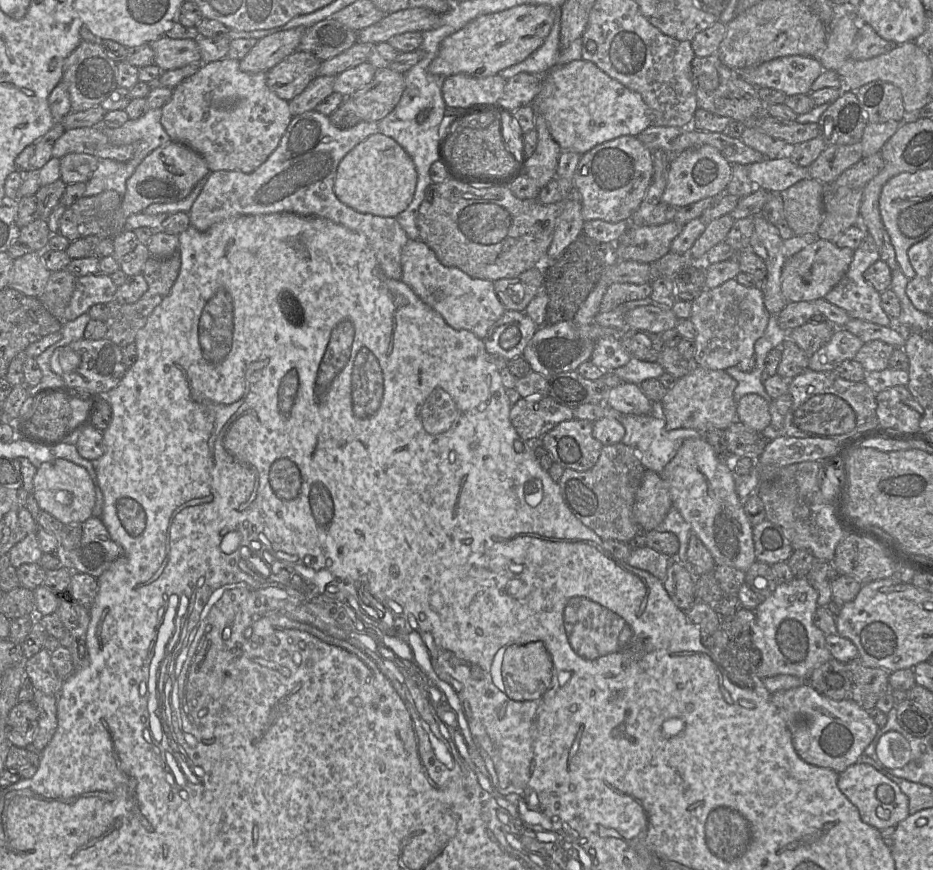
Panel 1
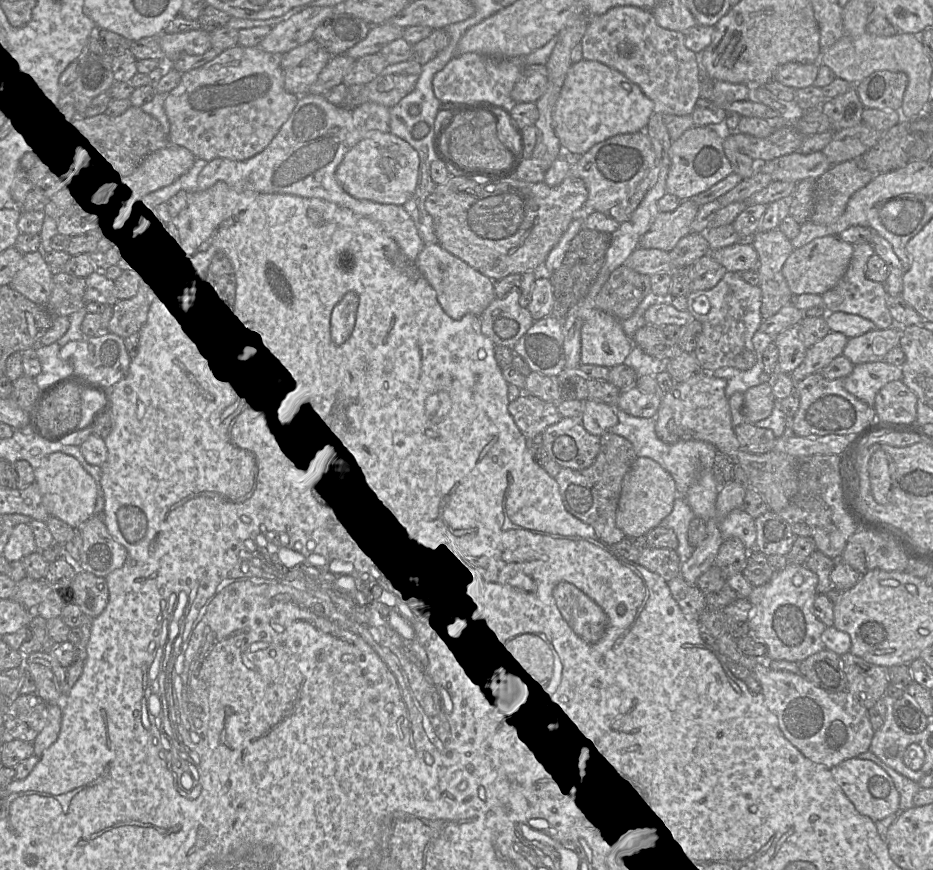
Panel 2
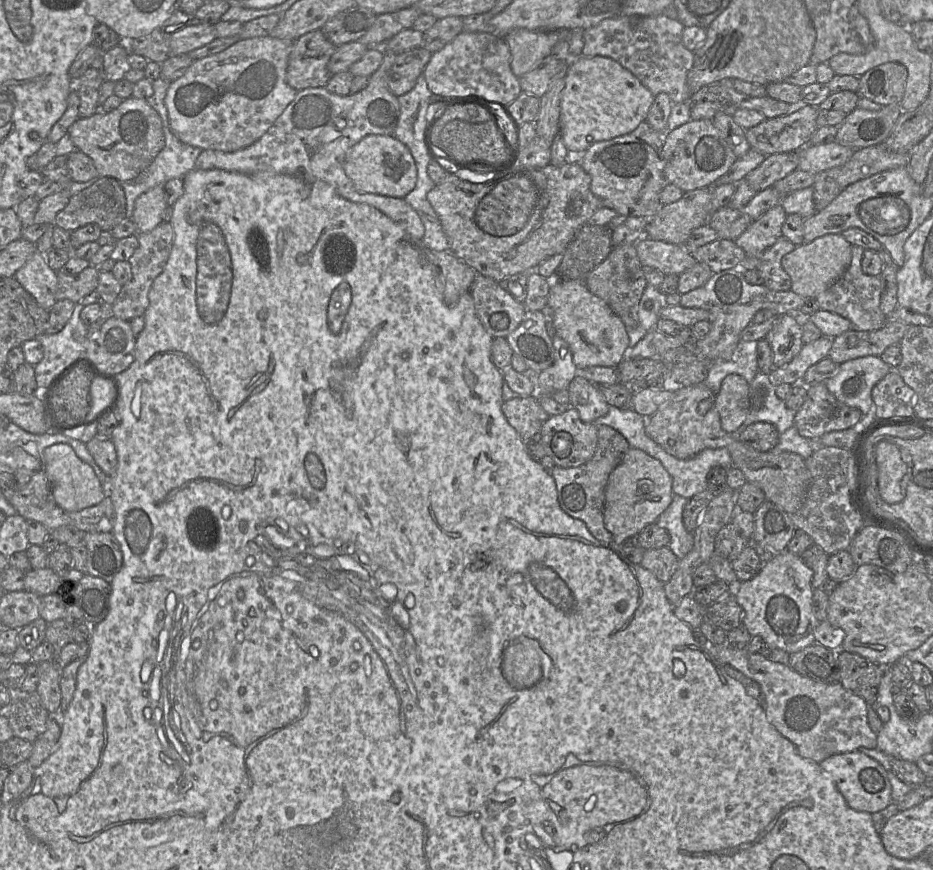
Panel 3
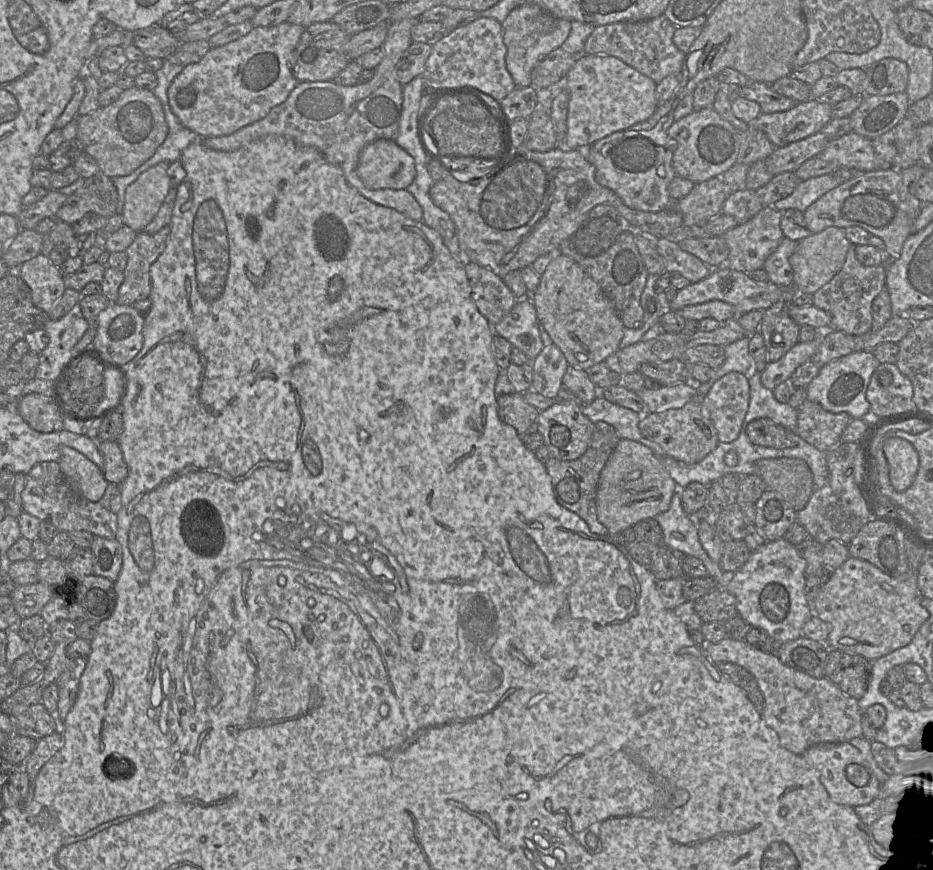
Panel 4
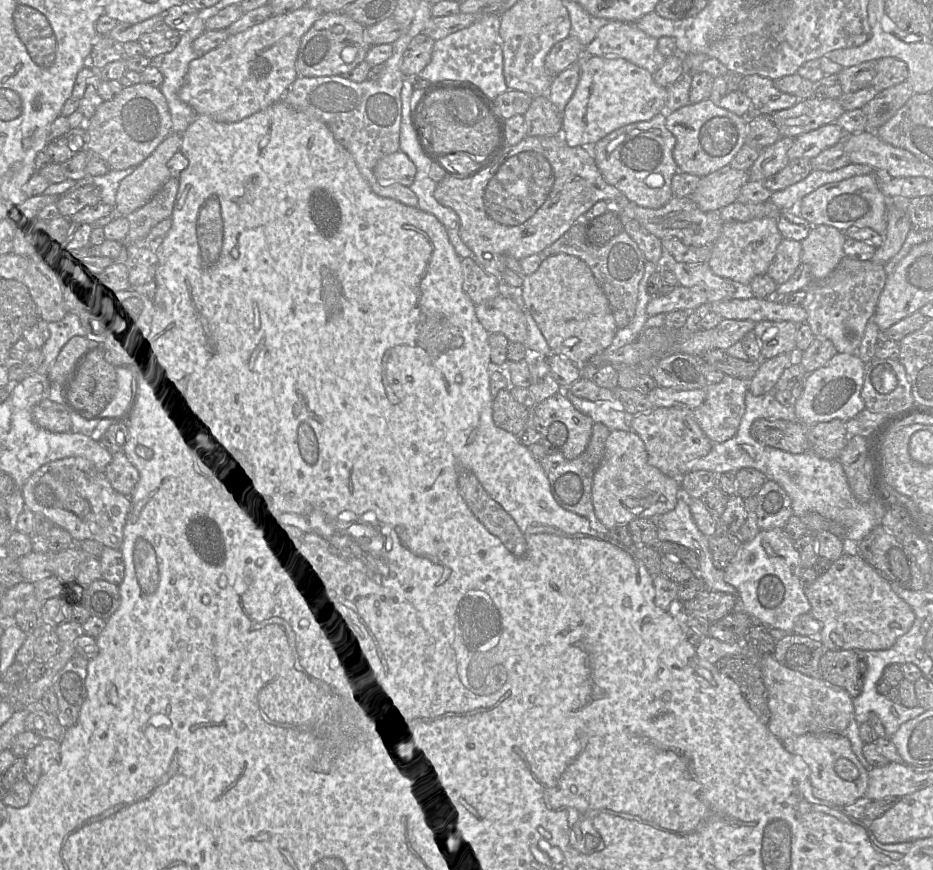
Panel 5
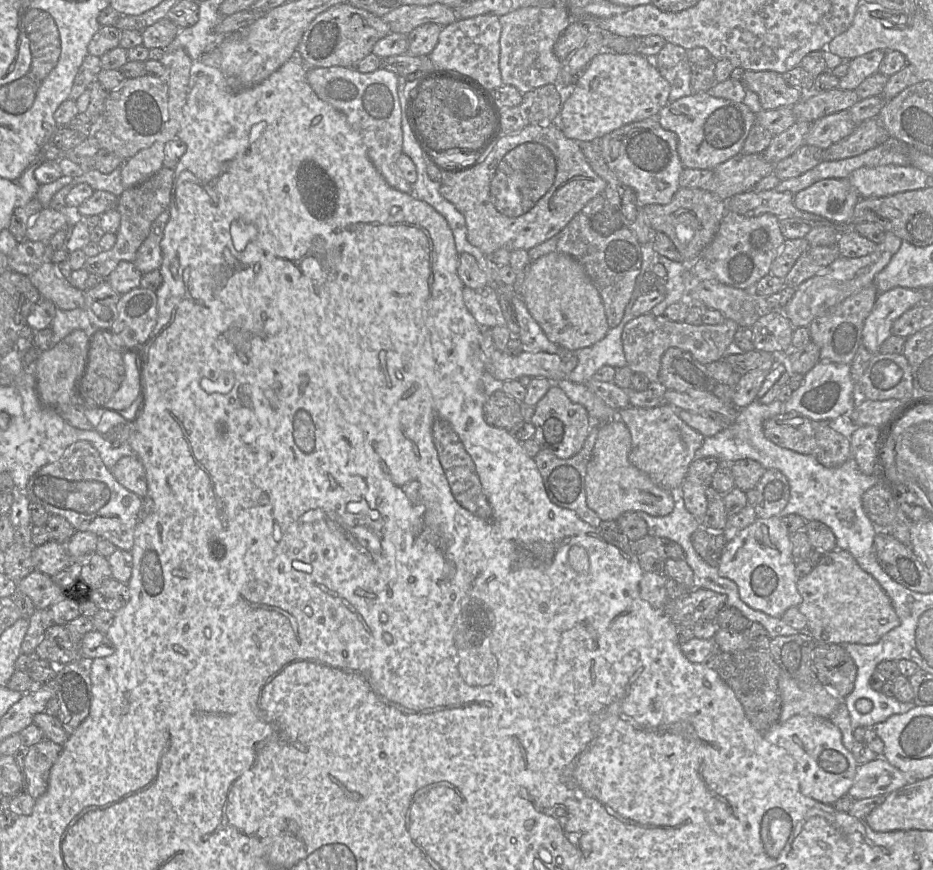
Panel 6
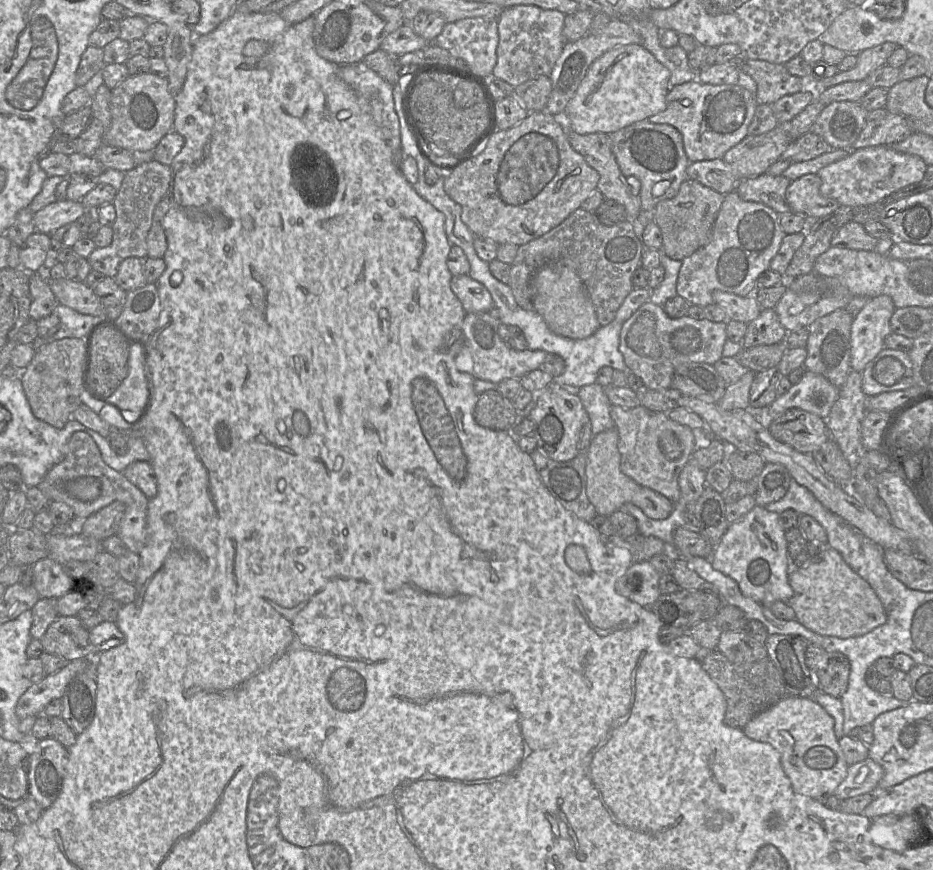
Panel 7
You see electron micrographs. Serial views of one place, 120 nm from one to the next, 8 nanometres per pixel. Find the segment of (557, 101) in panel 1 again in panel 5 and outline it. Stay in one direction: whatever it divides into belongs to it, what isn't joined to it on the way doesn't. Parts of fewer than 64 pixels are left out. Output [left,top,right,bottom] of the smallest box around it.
[563,56,668,148]

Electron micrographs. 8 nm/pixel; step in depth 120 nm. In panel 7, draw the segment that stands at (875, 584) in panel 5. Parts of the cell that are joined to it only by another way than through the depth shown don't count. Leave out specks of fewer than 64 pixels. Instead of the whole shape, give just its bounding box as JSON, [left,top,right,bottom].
[786,545,887,638]

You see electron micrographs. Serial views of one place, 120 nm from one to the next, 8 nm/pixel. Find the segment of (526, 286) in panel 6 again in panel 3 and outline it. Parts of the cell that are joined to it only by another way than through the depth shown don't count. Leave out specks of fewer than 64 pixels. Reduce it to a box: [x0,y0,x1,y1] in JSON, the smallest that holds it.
[547,279,629,370]

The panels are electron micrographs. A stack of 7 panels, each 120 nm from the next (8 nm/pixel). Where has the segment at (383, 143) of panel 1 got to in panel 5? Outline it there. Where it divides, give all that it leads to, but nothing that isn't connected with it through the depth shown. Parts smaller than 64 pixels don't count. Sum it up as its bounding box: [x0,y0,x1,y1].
[373,151,416,186]

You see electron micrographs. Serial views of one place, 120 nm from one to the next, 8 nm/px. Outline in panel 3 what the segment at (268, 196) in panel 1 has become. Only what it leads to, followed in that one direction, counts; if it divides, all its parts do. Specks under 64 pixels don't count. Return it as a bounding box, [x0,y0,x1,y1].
[195,49,424,241]

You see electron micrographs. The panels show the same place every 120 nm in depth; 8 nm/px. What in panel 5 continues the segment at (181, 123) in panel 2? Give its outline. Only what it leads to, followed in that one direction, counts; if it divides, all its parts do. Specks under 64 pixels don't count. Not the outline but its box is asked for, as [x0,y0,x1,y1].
[178,6,322,123]

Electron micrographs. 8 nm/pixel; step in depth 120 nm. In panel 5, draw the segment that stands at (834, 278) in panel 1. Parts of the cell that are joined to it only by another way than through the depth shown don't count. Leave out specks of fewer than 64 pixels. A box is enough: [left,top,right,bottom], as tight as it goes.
[801,225,845,281]

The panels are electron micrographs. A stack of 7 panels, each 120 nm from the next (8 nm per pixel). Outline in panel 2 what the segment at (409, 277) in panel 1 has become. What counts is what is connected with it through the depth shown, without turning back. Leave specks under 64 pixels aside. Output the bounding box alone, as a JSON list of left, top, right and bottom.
[414,243,496,320]

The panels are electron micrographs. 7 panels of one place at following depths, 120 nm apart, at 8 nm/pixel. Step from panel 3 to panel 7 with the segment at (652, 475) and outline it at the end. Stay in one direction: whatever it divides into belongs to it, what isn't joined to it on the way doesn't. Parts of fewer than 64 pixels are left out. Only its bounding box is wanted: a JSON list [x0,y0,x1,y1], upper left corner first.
[586,427,674,520]

